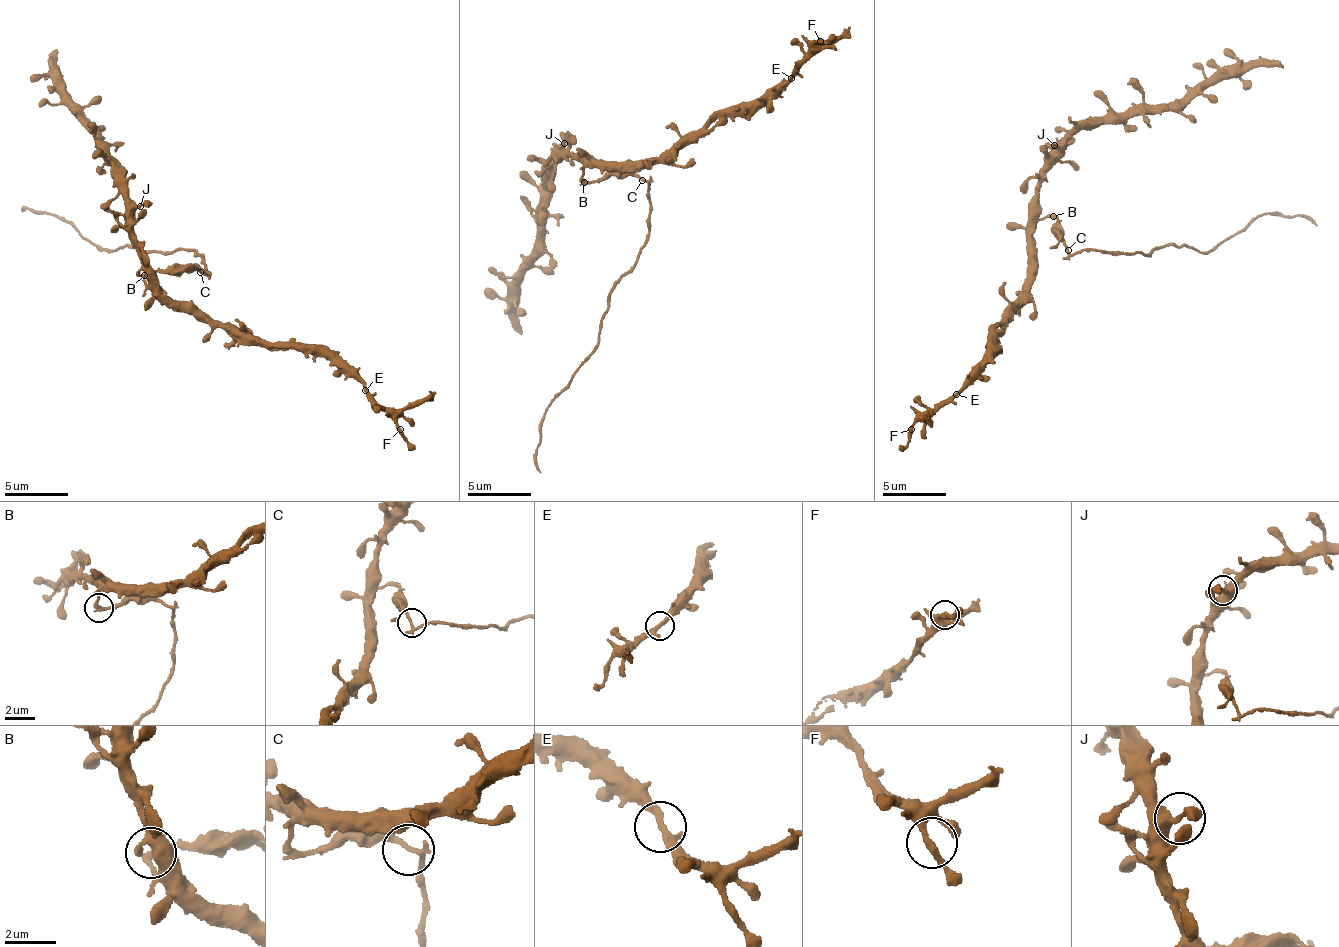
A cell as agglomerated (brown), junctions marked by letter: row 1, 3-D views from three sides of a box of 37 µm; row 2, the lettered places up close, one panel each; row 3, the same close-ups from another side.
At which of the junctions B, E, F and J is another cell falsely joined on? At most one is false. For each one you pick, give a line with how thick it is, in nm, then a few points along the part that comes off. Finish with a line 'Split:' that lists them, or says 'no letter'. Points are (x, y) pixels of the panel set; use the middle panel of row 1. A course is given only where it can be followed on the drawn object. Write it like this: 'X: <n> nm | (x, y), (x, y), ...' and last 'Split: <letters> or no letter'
B: 240 nm | (584, 181), (641, 176), (648, 182), (649, 232), (614, 288), (594, 347), (549, 407), (539, 473)
Split: B

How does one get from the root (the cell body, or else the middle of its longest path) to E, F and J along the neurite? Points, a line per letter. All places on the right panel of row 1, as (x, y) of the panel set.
E: (1057, 224), (1053, 217), (1038, 222), (1029, 244), (1035, 265), (1025, 294), (956, 394)
F: (1057, 224), (1053, 217), (1038, 222), (1025, 294), (959, 394), (919, 415), (911, 429)
J: (1057, 224), (1057, 218), (1038, 219), (1036, 194), (1039, 175), (1047, 155), (1057, 147), (1055, 145)

